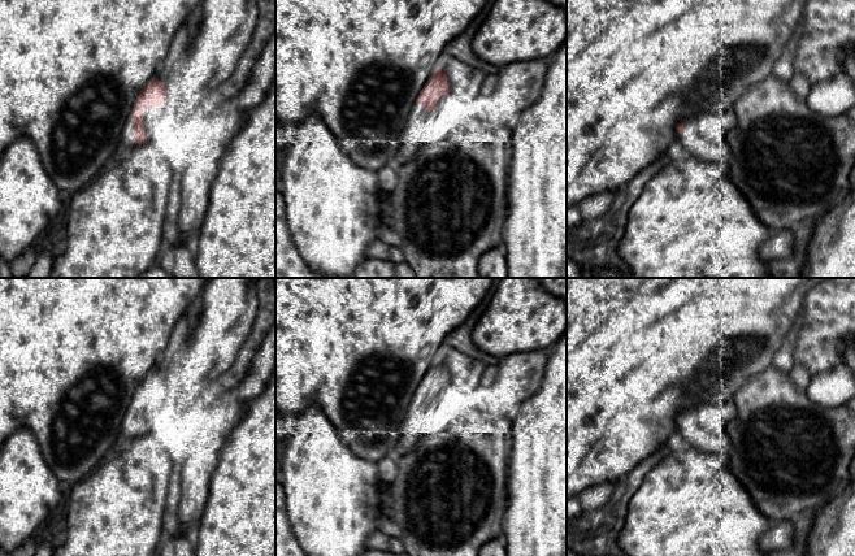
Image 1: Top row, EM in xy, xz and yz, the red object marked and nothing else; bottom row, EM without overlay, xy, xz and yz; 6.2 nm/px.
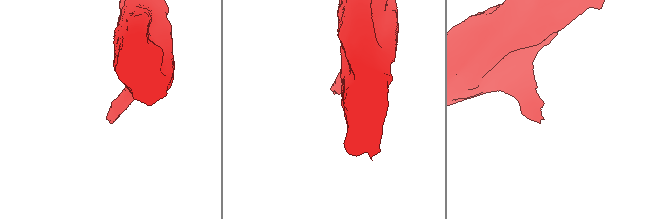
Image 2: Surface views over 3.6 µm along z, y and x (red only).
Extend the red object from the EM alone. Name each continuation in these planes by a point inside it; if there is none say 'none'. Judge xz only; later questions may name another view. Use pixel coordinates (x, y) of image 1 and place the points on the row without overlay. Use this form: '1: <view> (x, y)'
1: xz (417, 402)

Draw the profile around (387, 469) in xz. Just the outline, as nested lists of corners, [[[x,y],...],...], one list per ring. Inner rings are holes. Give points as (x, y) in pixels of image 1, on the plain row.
[[[387,457],[377,462],[383,486],[390,486],[398,477],[396,457]]]

